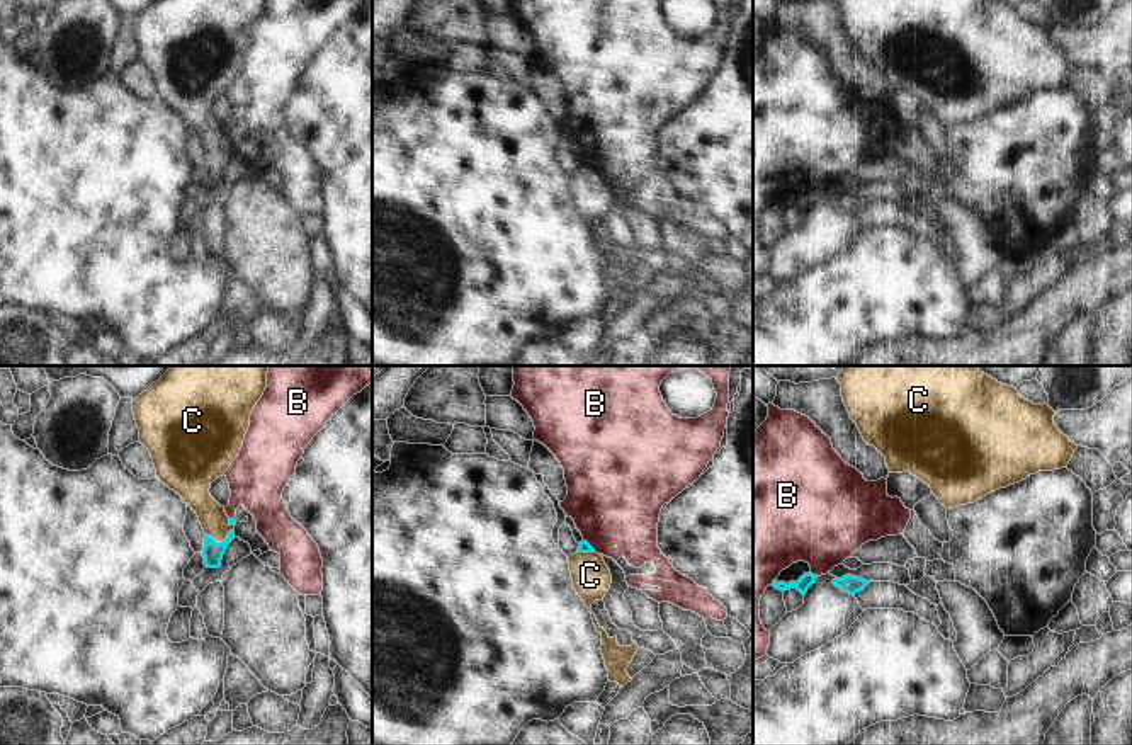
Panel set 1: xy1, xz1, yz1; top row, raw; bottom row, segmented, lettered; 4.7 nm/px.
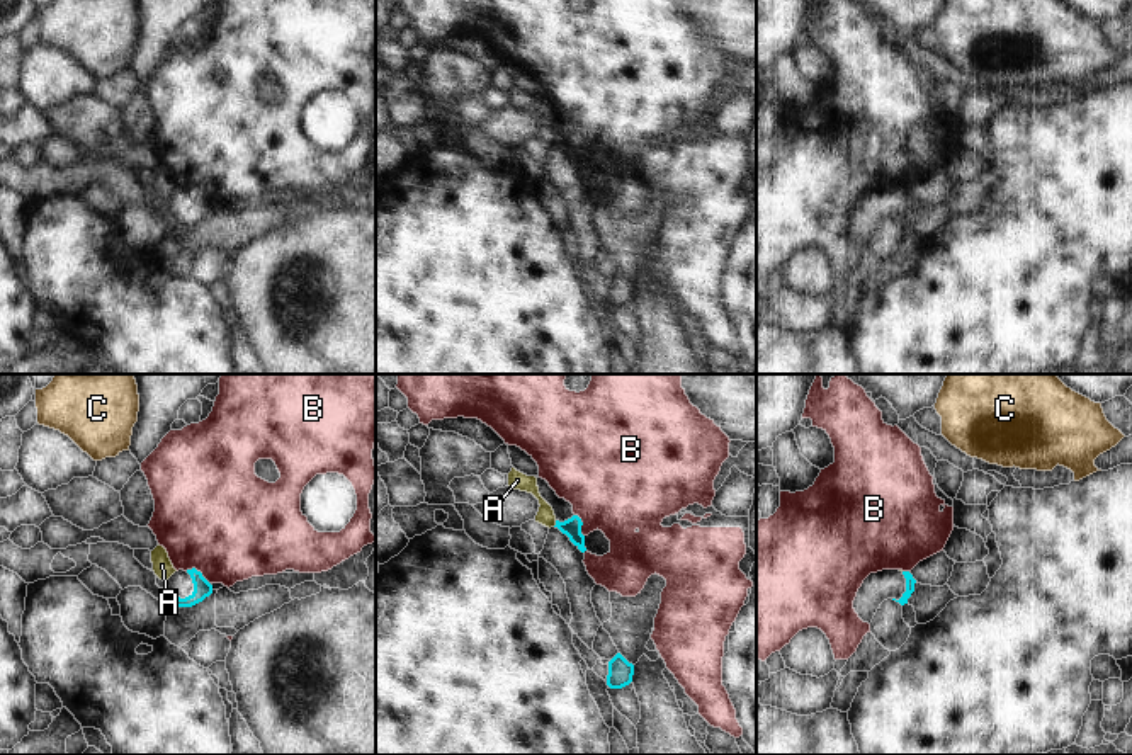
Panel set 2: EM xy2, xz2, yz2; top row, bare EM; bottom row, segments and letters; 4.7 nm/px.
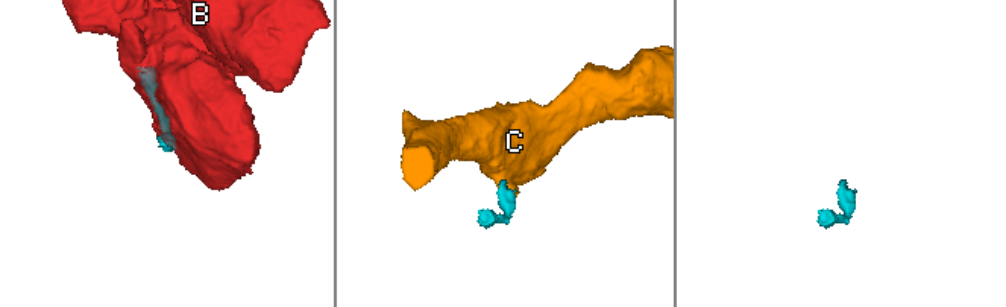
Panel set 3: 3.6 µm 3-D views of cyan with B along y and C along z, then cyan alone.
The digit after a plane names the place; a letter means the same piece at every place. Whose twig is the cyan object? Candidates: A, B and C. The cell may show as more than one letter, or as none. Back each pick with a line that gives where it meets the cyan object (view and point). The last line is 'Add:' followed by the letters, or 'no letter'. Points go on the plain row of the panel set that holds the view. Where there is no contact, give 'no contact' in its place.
C: contact xy1 (220, 162)
Add: C

